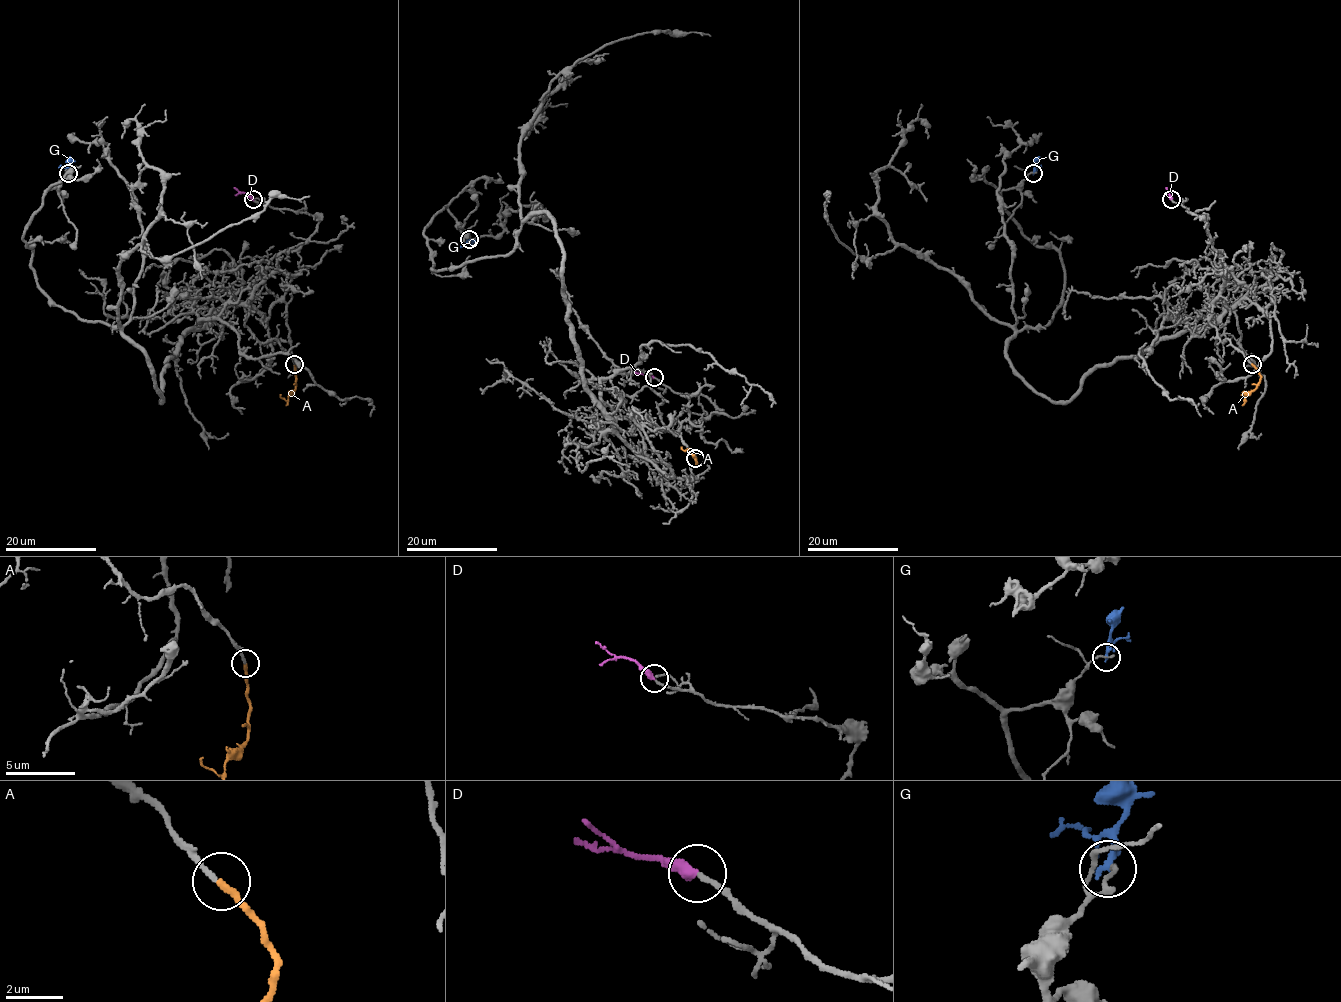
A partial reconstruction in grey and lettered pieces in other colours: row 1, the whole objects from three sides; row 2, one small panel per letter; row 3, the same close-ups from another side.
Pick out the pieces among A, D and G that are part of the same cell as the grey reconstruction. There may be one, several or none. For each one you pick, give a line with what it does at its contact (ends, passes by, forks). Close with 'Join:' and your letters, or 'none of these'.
A: it ends
D: it ends
Join: A, D

